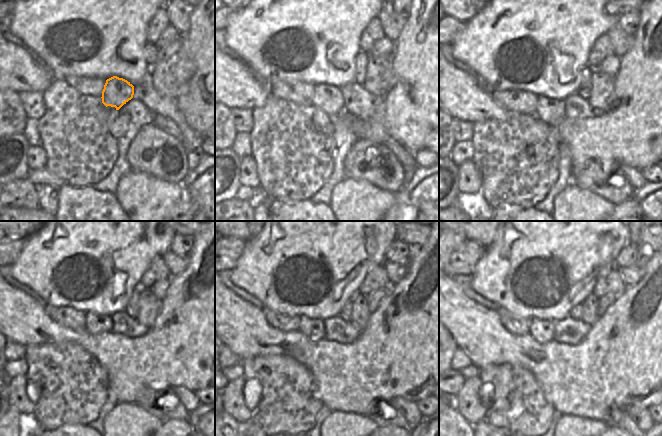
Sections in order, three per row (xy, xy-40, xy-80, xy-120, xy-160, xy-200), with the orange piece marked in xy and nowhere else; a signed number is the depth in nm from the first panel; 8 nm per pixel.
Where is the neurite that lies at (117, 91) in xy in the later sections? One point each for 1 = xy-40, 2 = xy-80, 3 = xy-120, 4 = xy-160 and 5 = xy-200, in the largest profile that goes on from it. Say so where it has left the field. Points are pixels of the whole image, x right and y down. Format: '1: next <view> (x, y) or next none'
1: next xy-40 (340, 95)
2: next xy-80 (562, 94)
3: next xy-120 (92, 324)
4: next xy-160 (315, 329)
5: next xy-200 (542, 331)

